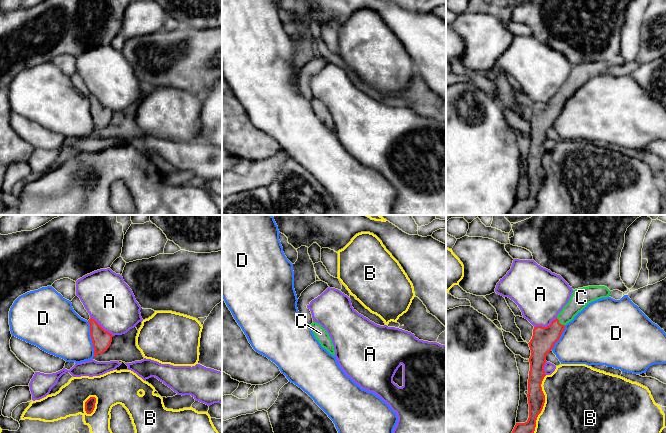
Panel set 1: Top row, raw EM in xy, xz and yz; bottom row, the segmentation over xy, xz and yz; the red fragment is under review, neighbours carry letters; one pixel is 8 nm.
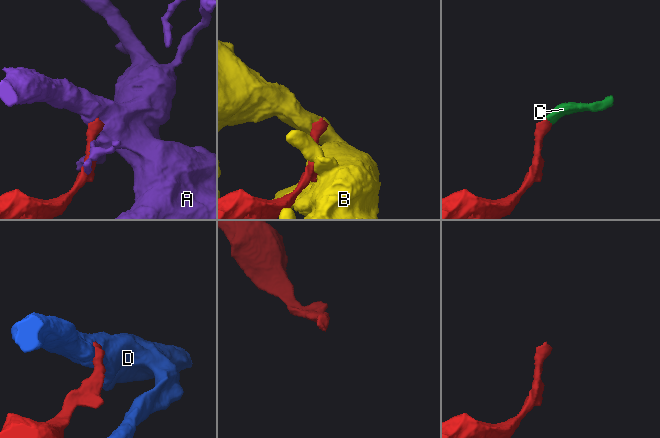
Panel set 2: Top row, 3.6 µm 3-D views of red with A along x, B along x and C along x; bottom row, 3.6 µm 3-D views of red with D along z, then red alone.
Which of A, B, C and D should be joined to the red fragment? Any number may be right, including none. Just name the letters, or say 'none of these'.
C

